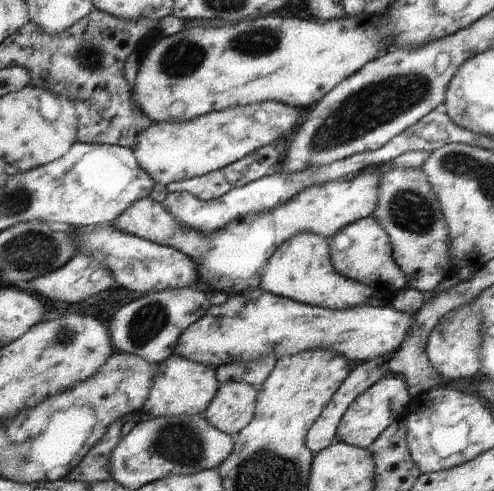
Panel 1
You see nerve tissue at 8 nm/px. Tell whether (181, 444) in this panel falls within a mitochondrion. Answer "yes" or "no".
yes

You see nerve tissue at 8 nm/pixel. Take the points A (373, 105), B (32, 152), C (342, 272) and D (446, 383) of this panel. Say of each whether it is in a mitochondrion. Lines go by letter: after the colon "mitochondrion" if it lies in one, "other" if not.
A: mitochondrion
B: other
C: other
D: other

